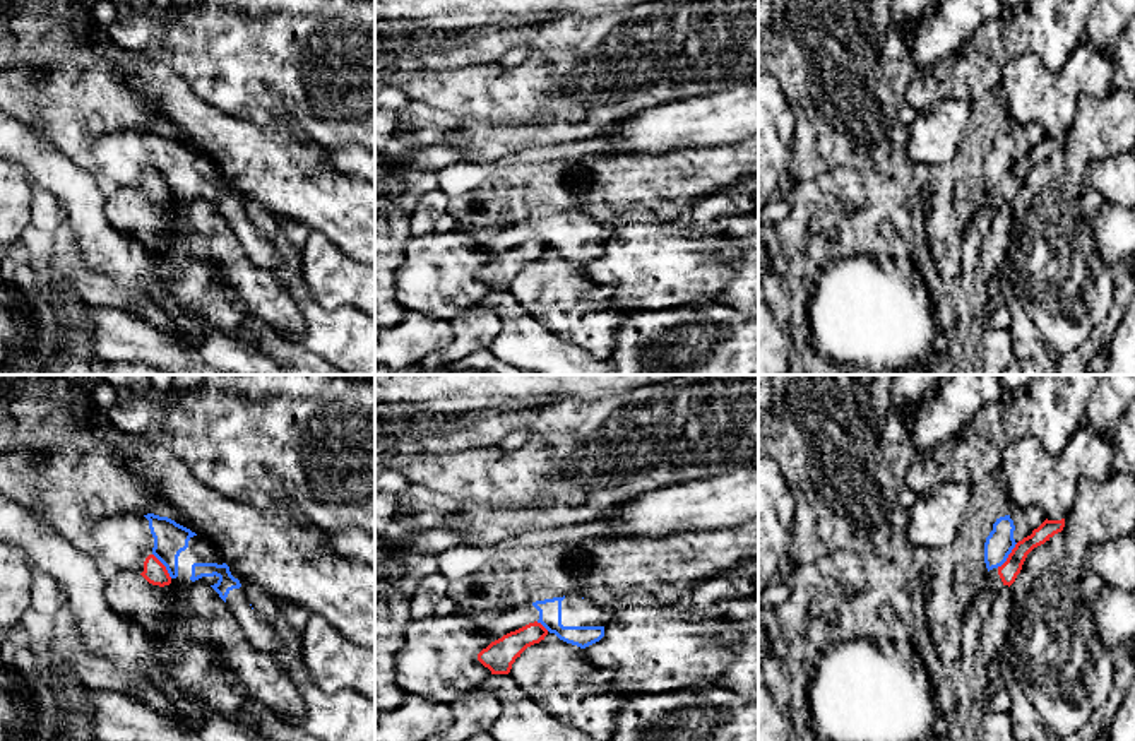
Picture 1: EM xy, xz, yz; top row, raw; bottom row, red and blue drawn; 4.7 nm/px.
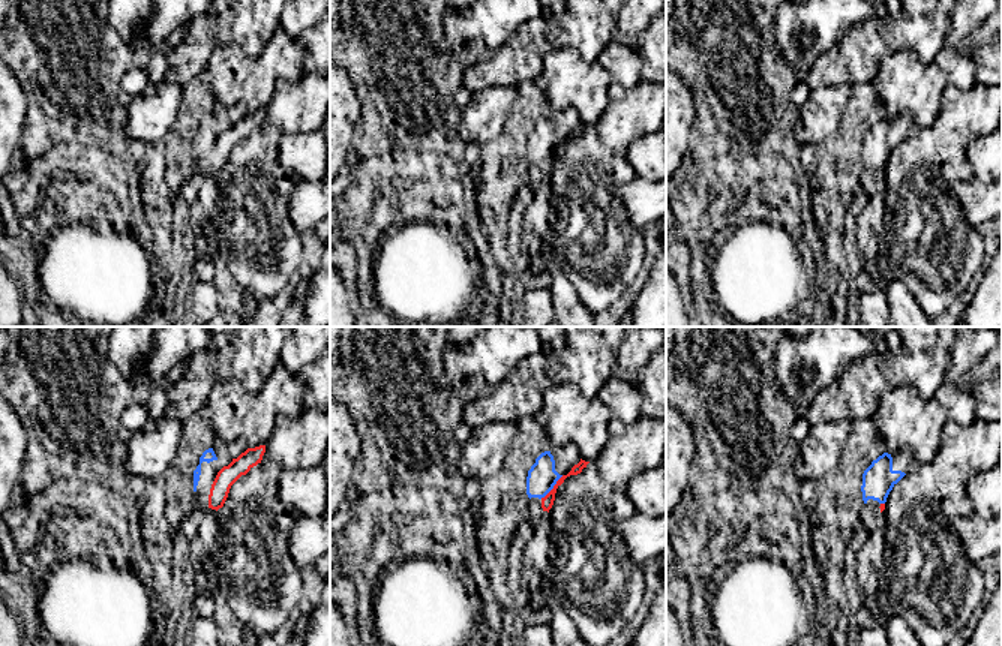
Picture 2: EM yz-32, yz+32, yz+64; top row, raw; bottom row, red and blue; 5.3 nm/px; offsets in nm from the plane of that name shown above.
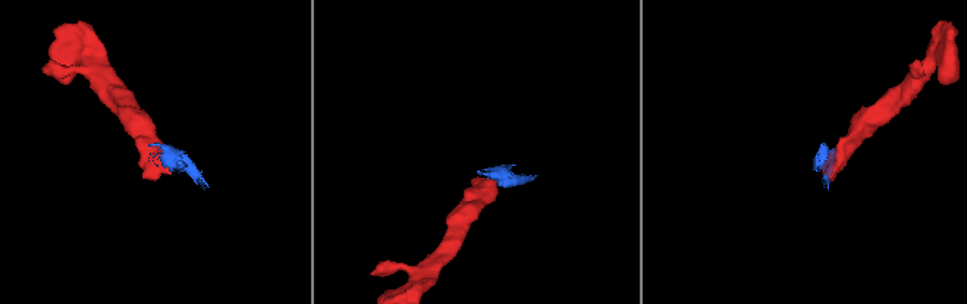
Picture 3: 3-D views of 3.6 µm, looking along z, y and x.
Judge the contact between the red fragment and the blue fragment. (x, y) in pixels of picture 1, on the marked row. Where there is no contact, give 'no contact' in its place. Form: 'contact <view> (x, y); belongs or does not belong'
contact yz (1009, 557); does not belong

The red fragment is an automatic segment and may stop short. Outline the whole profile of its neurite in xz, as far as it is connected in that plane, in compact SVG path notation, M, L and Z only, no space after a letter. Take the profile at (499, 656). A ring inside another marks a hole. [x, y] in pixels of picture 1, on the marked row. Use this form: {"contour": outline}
{"contour": "M529 623L491 642L478 654L478 661L488 667L491 674L508 674L515 659L520 657L527 647L544 640L546 635L548 630L541 623Z"}

